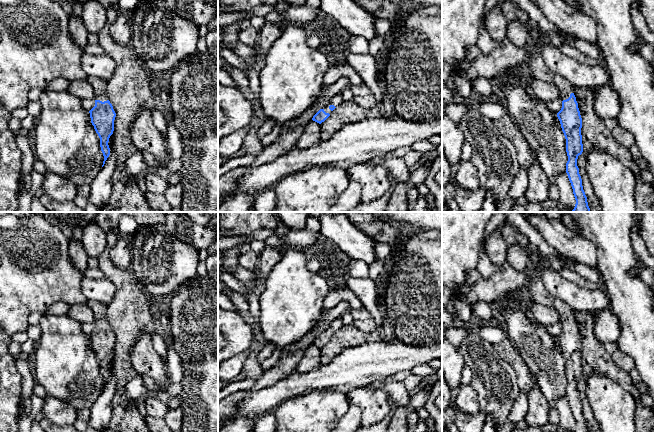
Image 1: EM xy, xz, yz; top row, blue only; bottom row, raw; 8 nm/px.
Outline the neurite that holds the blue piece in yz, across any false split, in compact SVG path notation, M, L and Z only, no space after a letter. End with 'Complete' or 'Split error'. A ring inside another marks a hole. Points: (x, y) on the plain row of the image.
M537 274L530 277L525 291L533 302L554 308L560 315L562 332L557 337L557 341L566 363L568 380L566 397L576 424L574 432L589 432L577 390L578 380L583 376L583 368L581 359L582 342L574 319L575 310L560 298L552 296Z. Split error

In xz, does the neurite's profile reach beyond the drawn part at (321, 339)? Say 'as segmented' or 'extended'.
extended

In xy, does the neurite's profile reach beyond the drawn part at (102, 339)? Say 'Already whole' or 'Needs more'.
Needs more

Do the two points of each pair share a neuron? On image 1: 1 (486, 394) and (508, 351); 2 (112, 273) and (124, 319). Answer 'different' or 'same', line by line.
1: different
2: same

